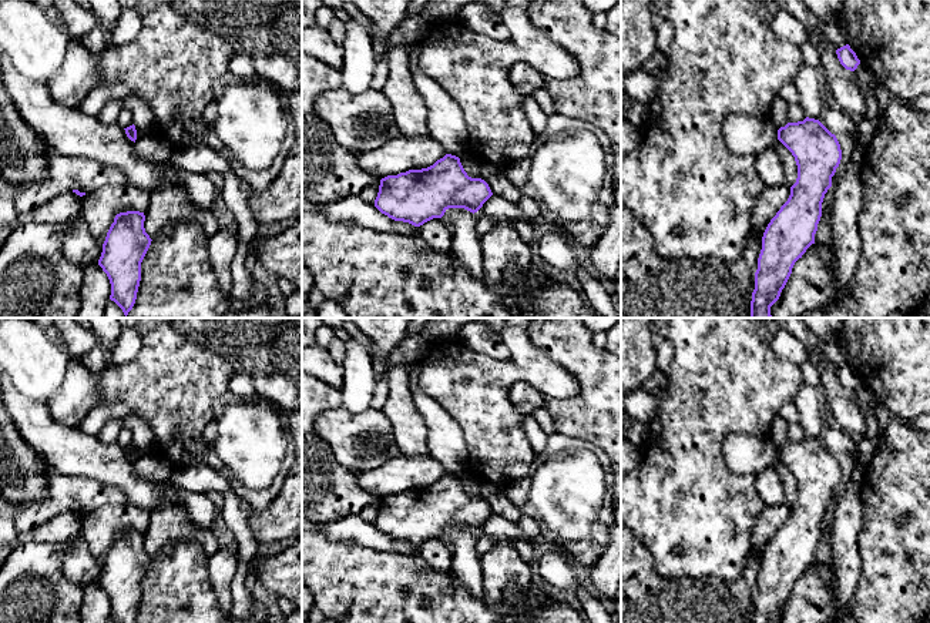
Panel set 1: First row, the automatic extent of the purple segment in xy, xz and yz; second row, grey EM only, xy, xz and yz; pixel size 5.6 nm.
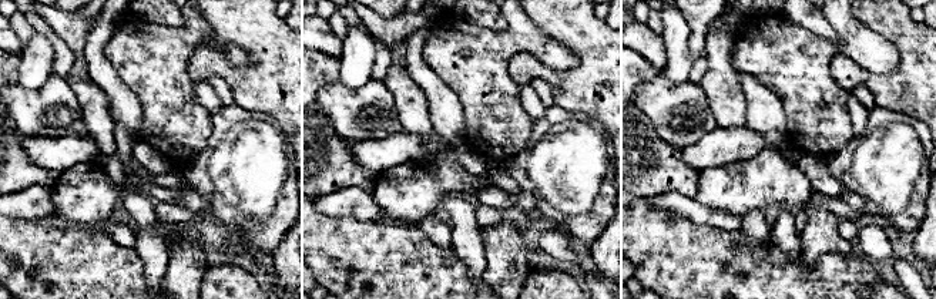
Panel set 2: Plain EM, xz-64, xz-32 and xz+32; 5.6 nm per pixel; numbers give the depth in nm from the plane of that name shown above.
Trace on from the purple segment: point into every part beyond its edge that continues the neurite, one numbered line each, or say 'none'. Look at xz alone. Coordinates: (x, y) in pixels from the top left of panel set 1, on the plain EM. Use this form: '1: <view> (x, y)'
none

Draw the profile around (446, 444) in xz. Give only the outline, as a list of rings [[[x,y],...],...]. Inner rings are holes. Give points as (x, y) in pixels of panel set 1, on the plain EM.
[[[423,359],[410,364],[410,392],[416,408],[427,426],[427,448],[430,456],[437,459],[447,473],[460,476],[469,472],[467,448],[461,426],[419,388]]]

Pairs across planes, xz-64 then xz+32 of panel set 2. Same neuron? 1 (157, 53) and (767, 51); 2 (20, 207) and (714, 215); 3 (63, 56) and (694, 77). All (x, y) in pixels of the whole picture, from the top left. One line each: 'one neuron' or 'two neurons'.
1: one neuron
2: one neuron
3: one neuron

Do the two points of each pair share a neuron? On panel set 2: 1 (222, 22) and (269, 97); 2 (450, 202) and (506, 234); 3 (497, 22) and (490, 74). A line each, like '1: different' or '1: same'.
1: same
2: different
3: different

